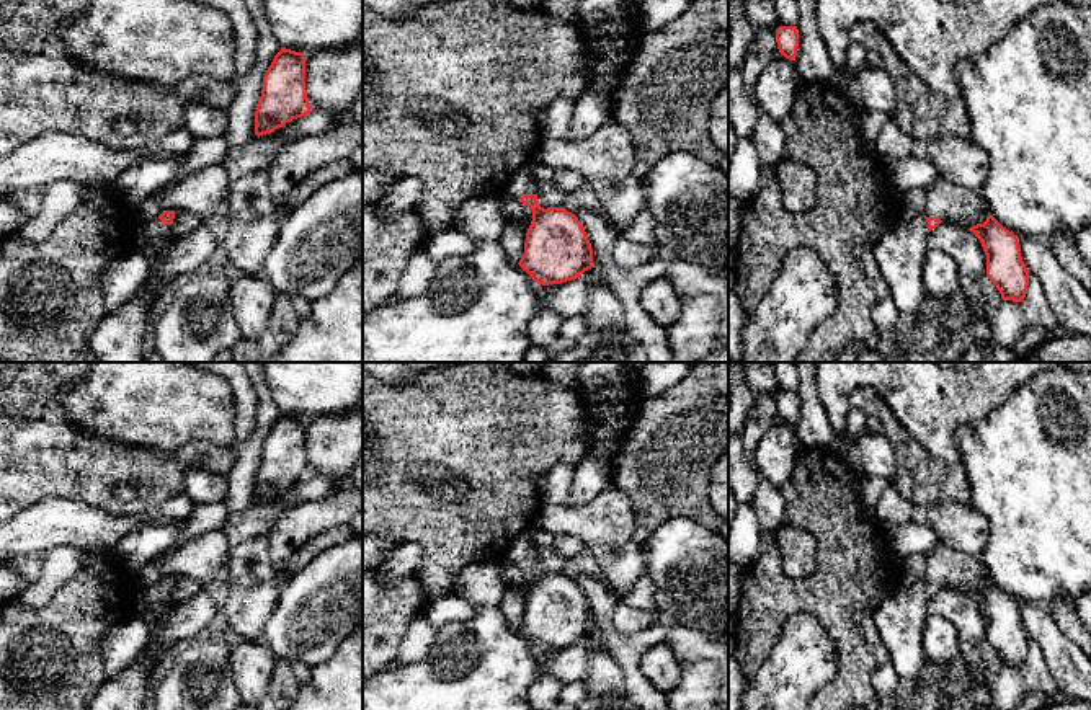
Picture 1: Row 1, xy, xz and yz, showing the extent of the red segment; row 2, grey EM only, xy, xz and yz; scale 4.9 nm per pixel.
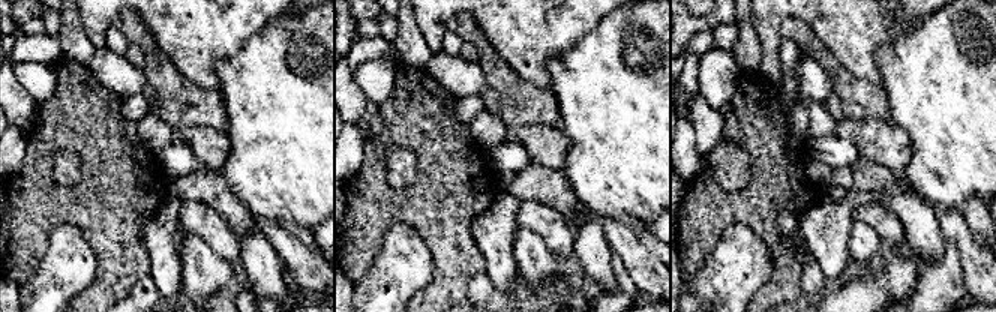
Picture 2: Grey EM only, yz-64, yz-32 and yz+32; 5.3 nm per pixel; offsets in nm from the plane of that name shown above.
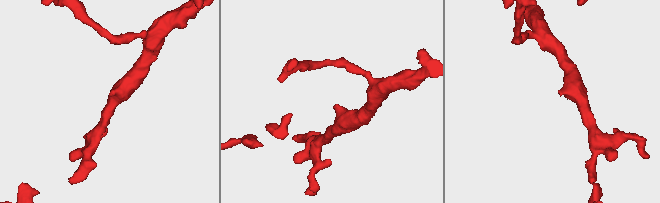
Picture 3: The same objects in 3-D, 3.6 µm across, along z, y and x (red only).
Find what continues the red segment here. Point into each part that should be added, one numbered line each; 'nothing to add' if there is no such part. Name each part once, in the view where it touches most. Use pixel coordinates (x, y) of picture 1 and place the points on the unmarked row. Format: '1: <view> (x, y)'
1: xz (523, 549)

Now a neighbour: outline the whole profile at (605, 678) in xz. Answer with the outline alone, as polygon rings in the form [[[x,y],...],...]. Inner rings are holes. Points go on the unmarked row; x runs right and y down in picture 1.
[[[593,633],[577,645],[590,651],[590,668],[581,679],[586,699],[575,710],[640,710],[627,695],[624,672],[604,646],[590,648]]]

